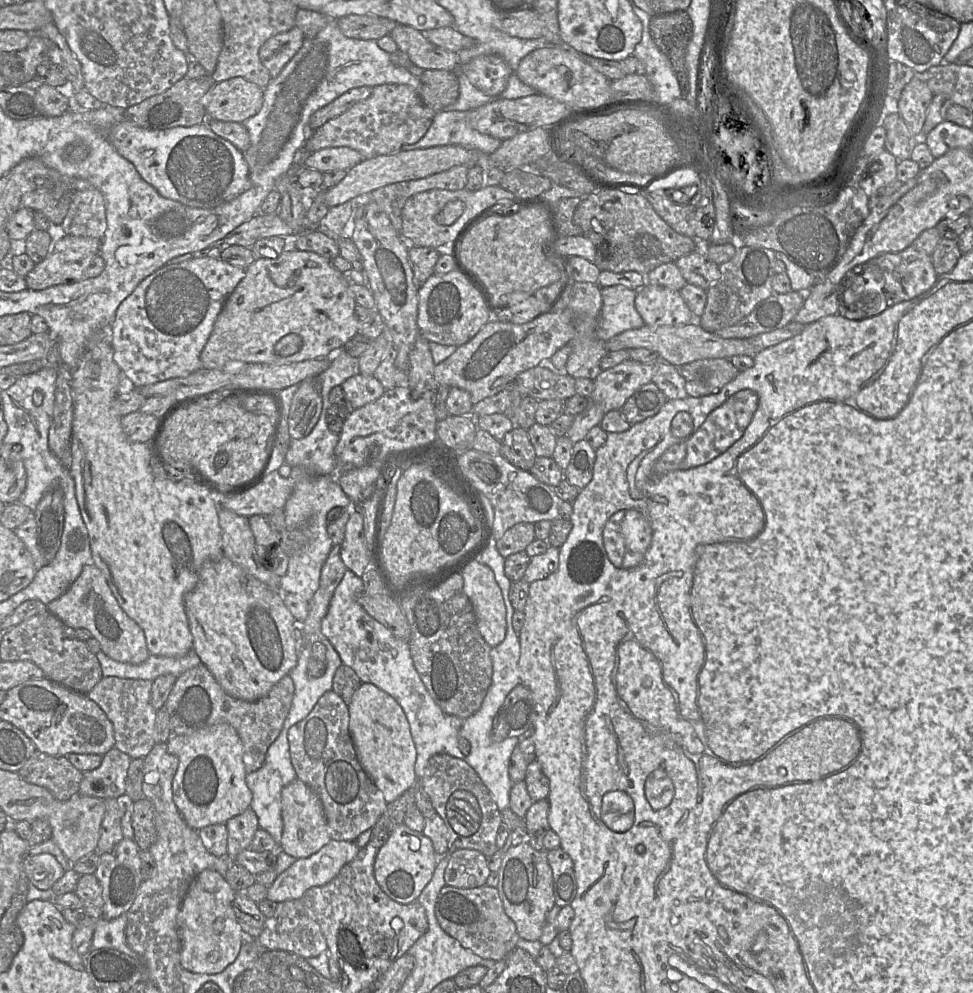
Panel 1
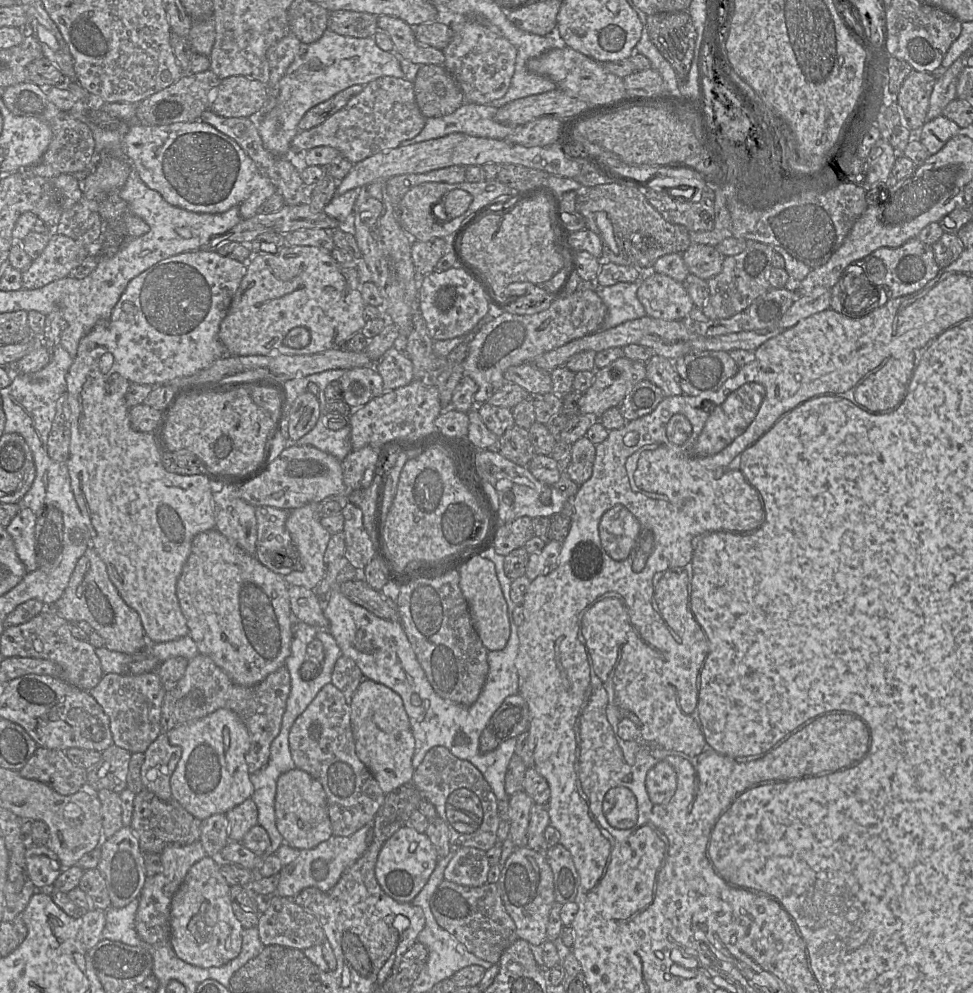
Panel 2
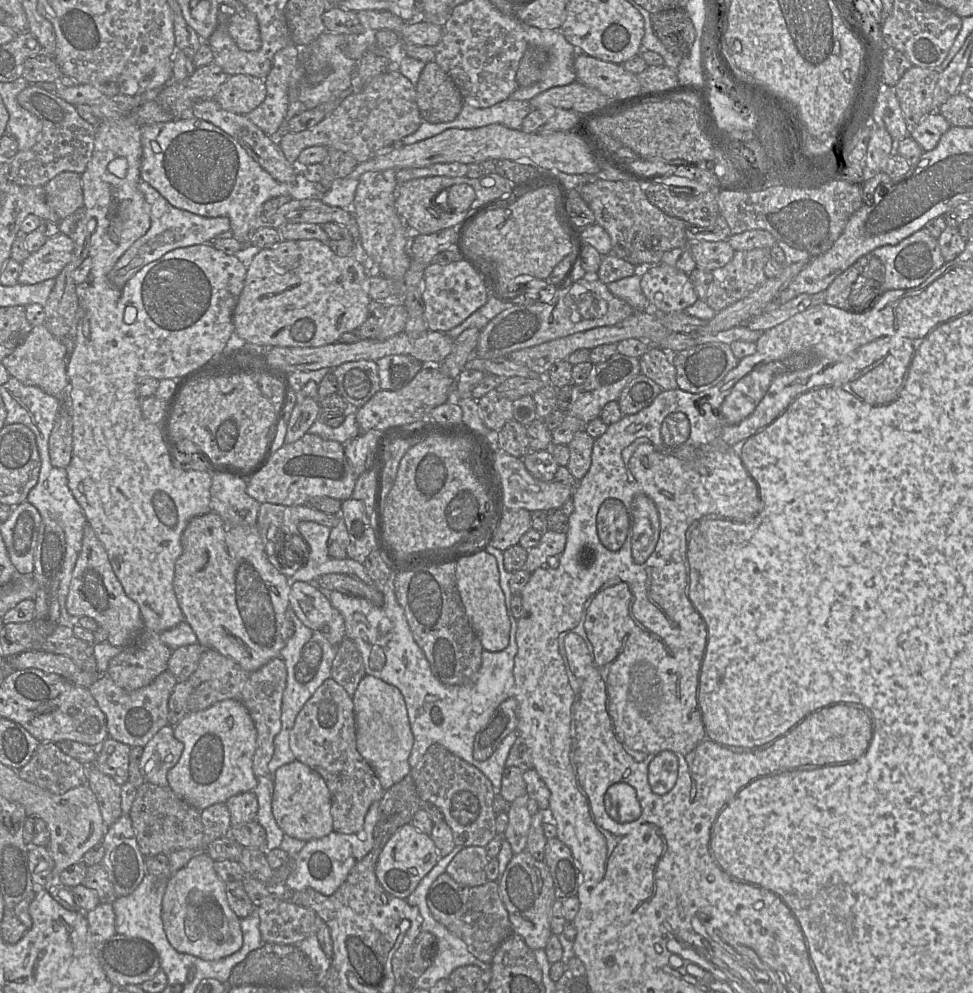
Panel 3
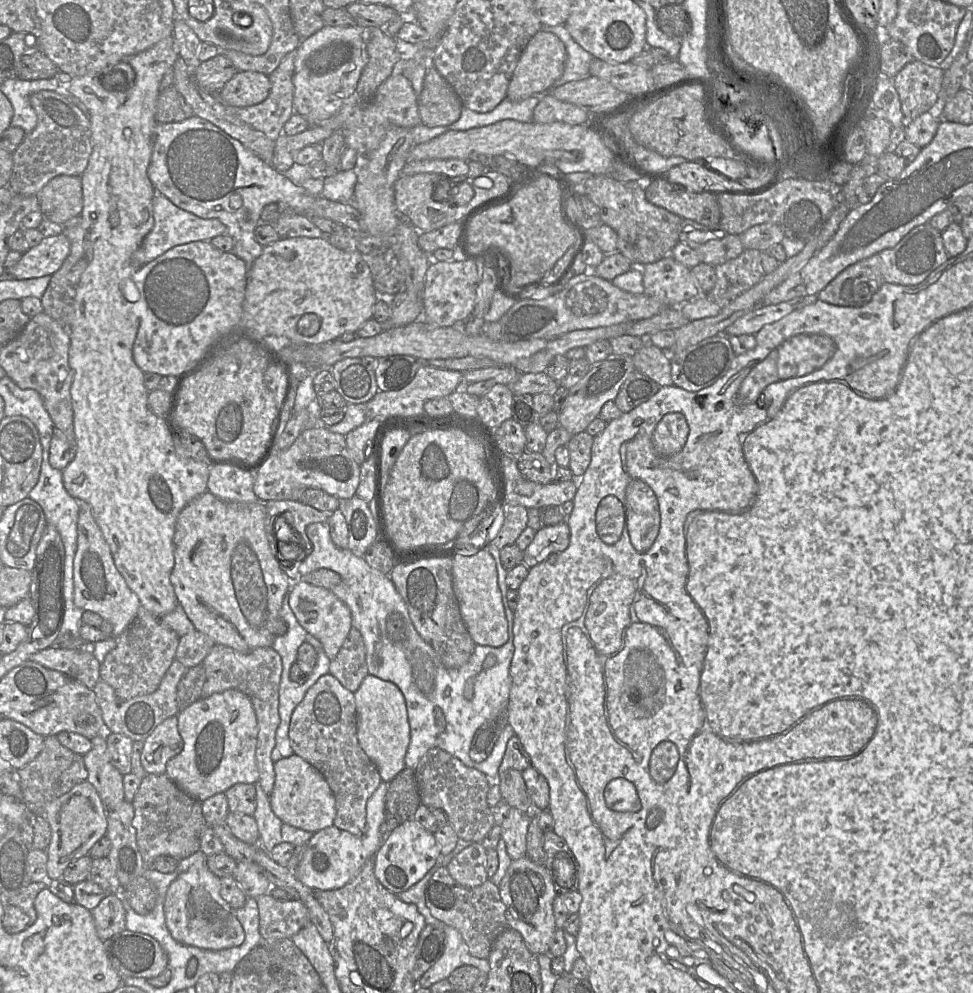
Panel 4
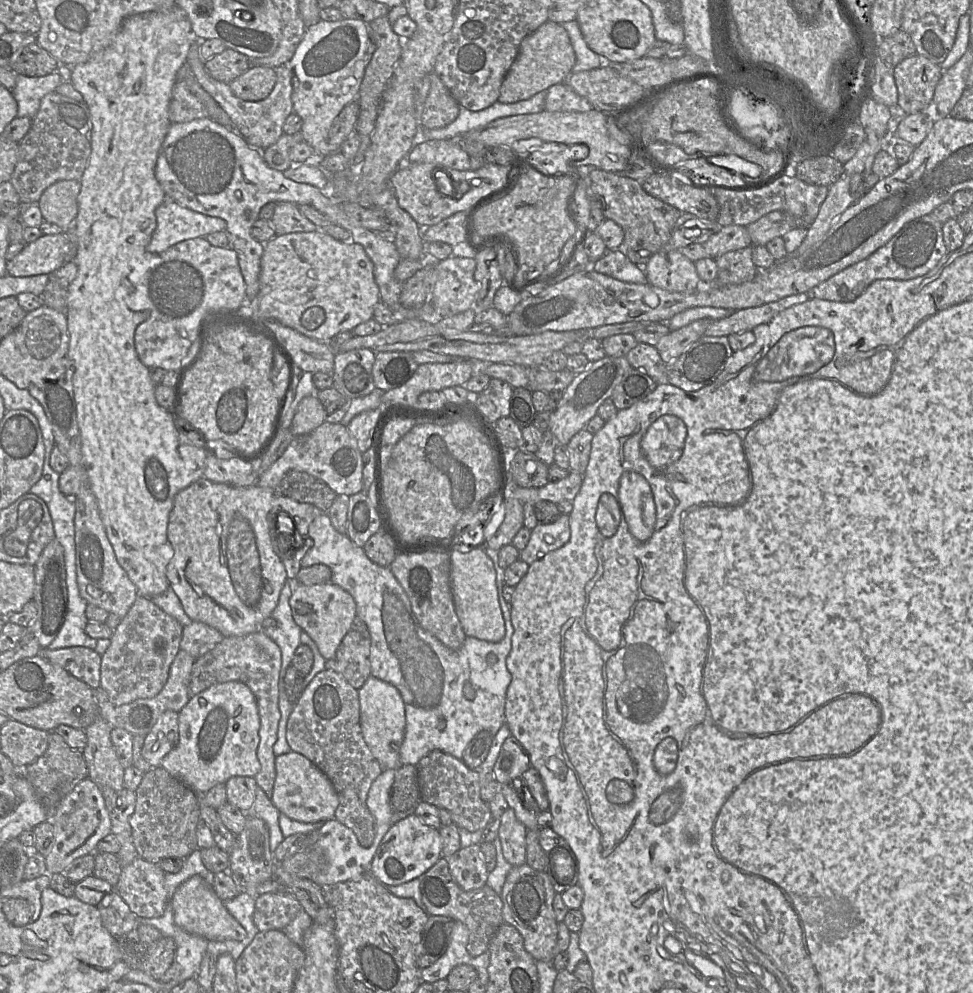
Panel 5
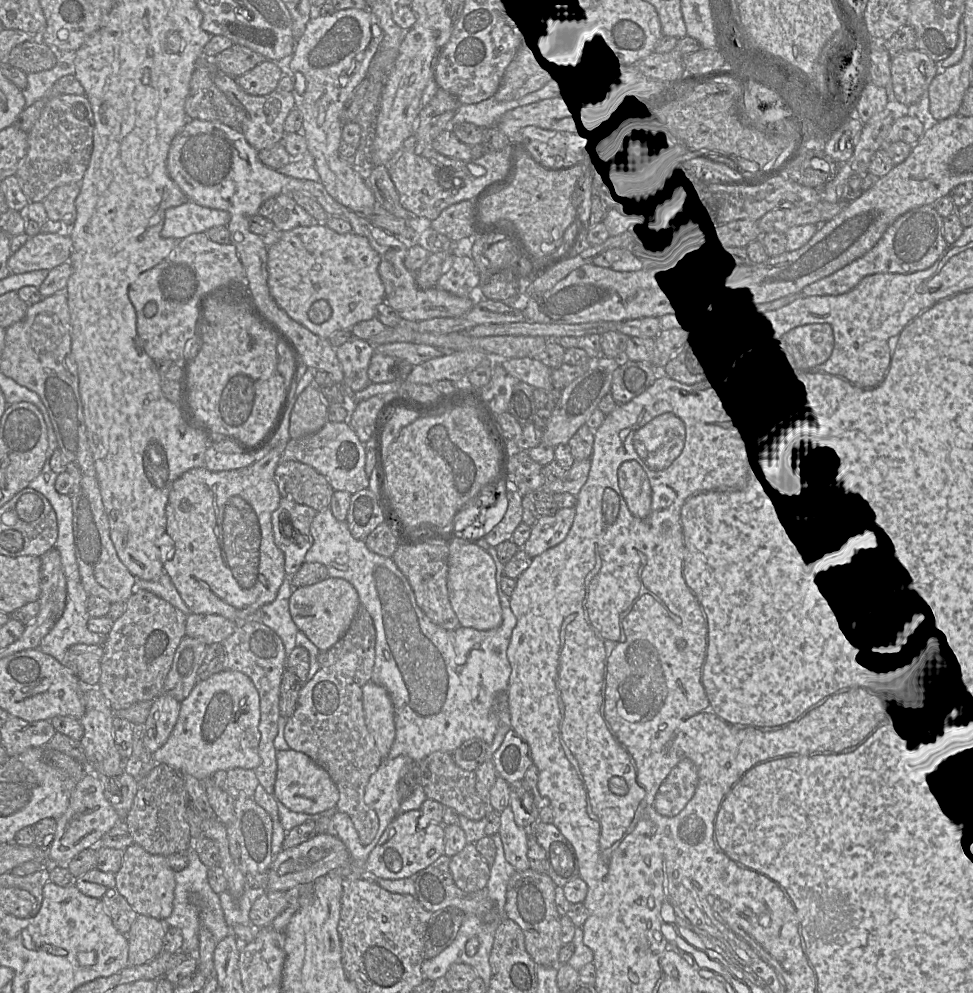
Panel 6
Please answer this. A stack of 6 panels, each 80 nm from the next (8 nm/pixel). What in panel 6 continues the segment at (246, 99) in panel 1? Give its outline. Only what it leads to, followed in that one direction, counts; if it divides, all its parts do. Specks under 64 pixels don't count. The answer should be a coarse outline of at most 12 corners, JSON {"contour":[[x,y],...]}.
{"contour":[[265,60],[235,80],[264,96],[277,87],[281,64]]}

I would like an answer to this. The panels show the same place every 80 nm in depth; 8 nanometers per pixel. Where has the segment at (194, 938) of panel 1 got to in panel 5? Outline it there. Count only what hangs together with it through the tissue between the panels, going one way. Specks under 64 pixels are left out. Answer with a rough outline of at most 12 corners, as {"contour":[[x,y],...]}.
{"contour":[[198,875],[175,890],[175,924],[215,941],[246,930]]}

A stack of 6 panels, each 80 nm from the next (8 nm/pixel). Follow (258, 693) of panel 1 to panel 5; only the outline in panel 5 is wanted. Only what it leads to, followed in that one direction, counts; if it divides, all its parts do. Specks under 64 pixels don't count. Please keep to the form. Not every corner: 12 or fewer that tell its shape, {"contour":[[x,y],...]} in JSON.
{"contour":[[274,490],[175,495],[166,578],[192,621],[263,629],[288,579]]}

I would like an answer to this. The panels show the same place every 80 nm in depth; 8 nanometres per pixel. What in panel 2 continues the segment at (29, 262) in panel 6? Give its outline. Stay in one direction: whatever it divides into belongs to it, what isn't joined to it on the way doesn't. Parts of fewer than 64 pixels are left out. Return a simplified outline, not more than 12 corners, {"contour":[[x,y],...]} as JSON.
{"contour":[[57,232],[22,272],[37,289],[69,276],[88,246]]}

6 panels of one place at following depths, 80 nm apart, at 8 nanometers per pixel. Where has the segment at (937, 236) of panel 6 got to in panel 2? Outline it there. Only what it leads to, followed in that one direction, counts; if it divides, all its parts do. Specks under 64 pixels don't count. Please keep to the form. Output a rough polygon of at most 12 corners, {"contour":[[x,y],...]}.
{"contour":[[918,238],[853,262],[830,308],[862,317],[940,272]]}

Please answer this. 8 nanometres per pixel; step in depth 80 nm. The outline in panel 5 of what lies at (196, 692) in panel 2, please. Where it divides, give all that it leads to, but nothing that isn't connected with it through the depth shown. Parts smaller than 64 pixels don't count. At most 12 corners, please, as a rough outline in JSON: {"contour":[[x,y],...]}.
{"contour":[[262,630],[211,650],[216,683],[239,681],[260,717],[257,785],[276,778],[282,654]]}

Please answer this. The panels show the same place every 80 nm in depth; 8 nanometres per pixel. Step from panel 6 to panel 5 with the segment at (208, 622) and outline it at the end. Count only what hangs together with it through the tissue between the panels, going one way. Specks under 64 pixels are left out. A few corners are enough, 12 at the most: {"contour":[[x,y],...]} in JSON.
{"contour":[[197,621],[183,627],[180,649],[198,659],[224,636]]}

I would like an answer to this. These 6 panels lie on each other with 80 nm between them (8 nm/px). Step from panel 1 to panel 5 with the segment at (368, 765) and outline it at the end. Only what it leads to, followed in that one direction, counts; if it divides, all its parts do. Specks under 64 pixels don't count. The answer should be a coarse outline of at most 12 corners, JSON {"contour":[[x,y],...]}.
{"contour":[[370,675],[358,693],[366,744],[382,770],[402,765],[404,702]]}

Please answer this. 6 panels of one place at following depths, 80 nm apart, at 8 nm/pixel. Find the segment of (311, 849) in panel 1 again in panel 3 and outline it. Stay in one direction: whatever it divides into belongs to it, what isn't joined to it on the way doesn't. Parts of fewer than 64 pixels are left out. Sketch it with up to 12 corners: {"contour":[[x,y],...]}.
{"contour":[[298,761],[274,773],[272,812],[308,842],[333,831],[331,793]]}

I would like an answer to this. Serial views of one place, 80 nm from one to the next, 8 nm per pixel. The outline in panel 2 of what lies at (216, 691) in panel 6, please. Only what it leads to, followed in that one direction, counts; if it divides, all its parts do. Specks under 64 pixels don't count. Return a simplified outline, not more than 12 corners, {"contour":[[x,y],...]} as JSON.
{"contour":[[220,708],[167,735],[172,798],[202,821],[252,797],[250,736]]}

